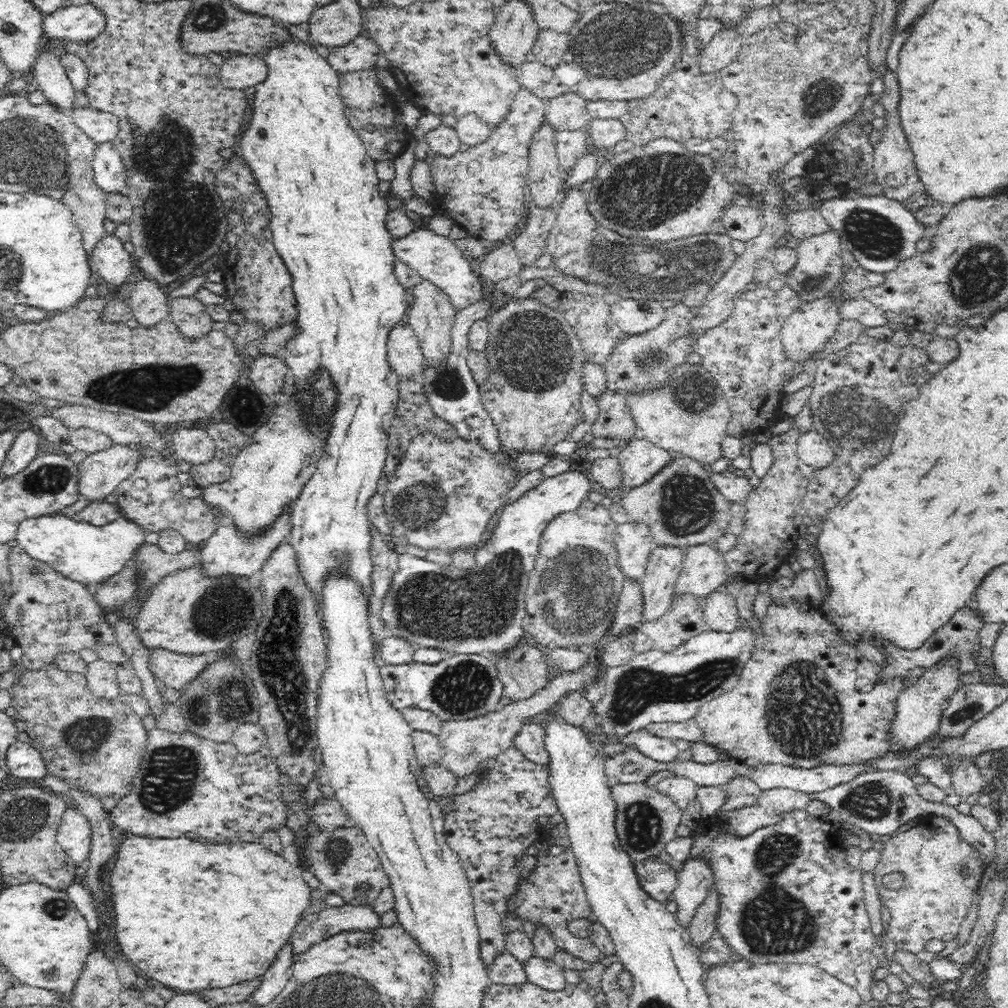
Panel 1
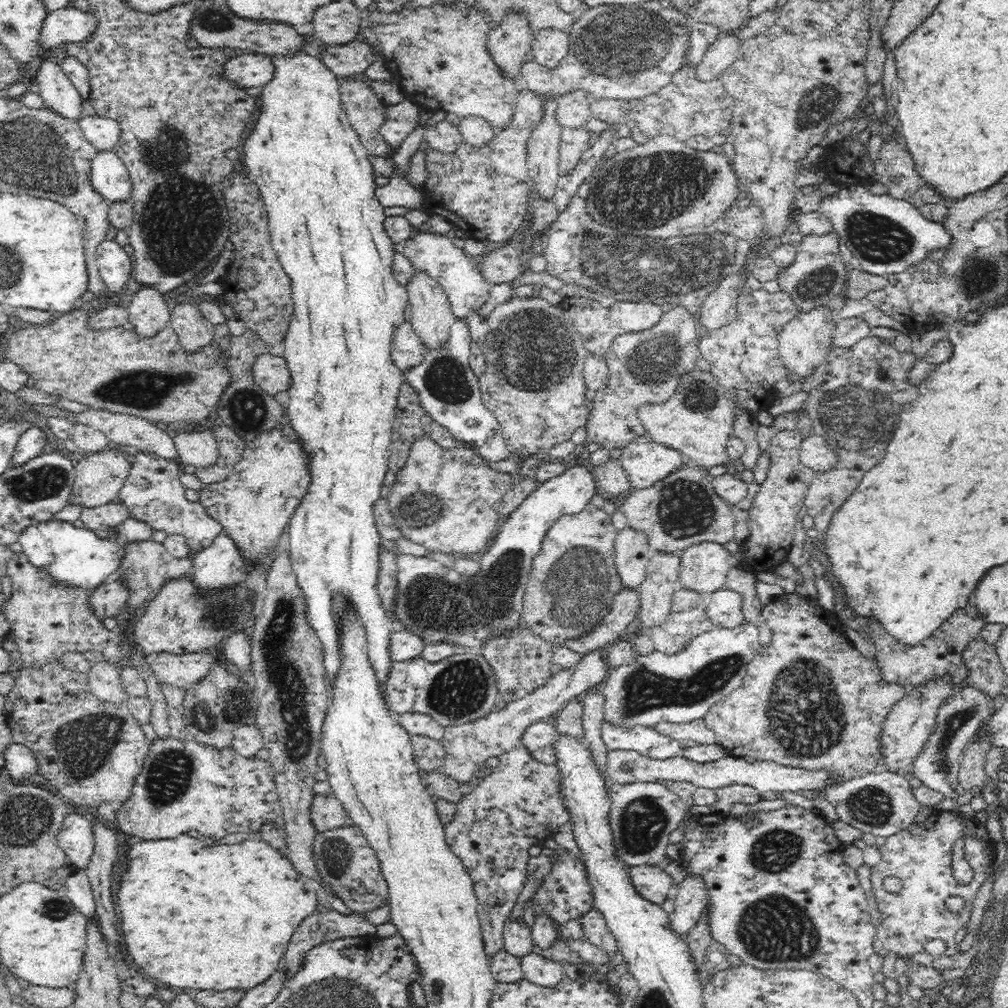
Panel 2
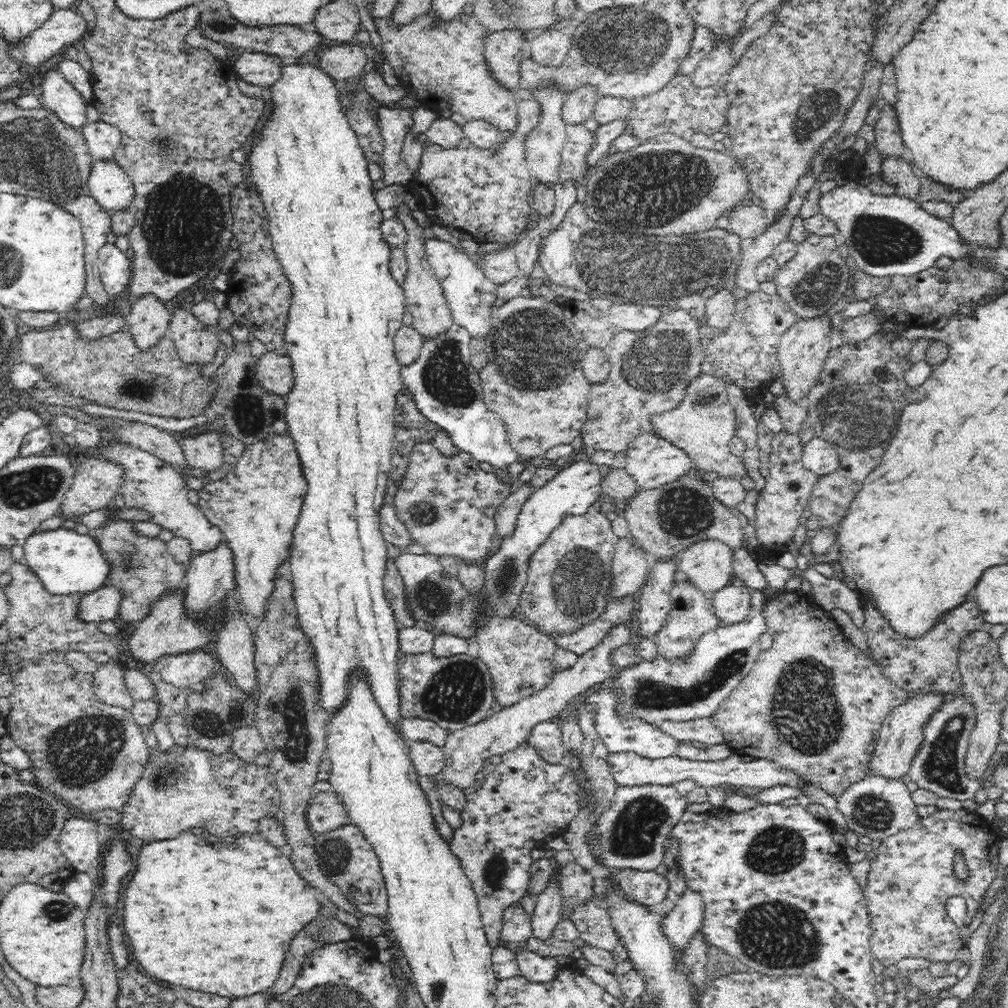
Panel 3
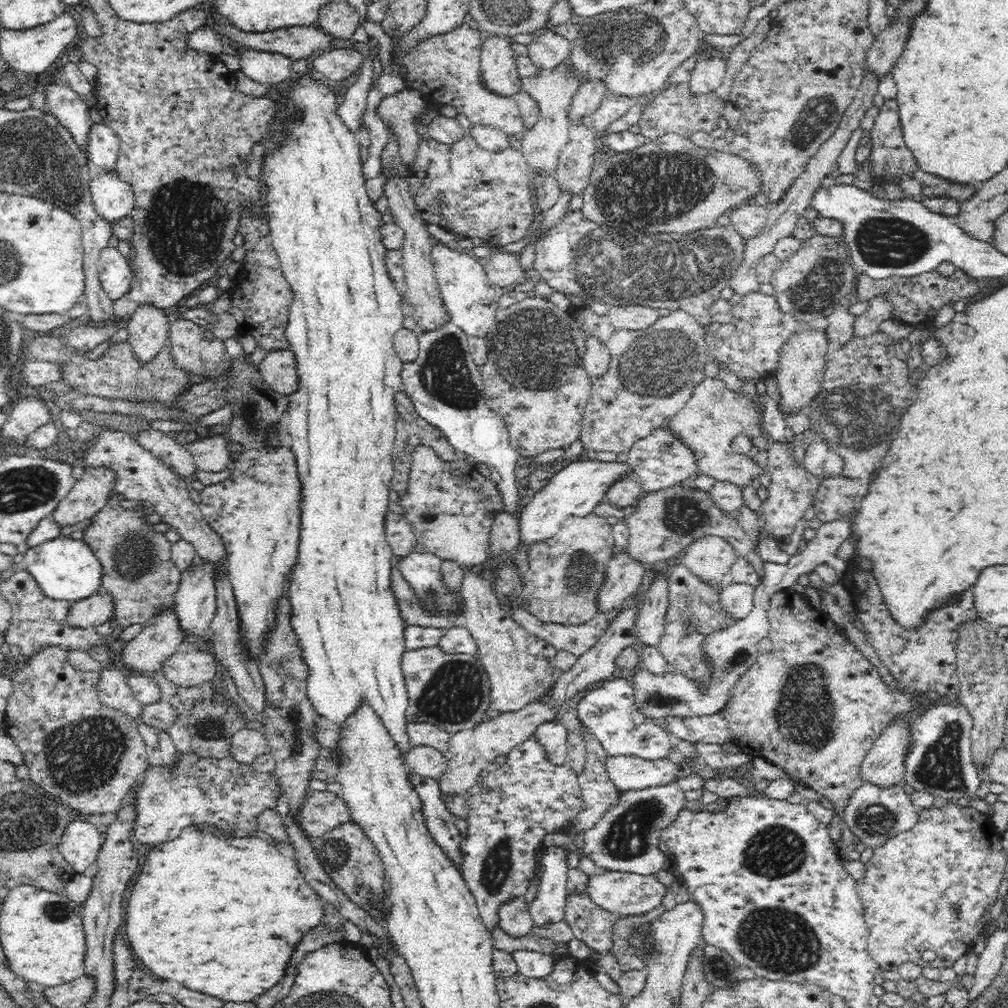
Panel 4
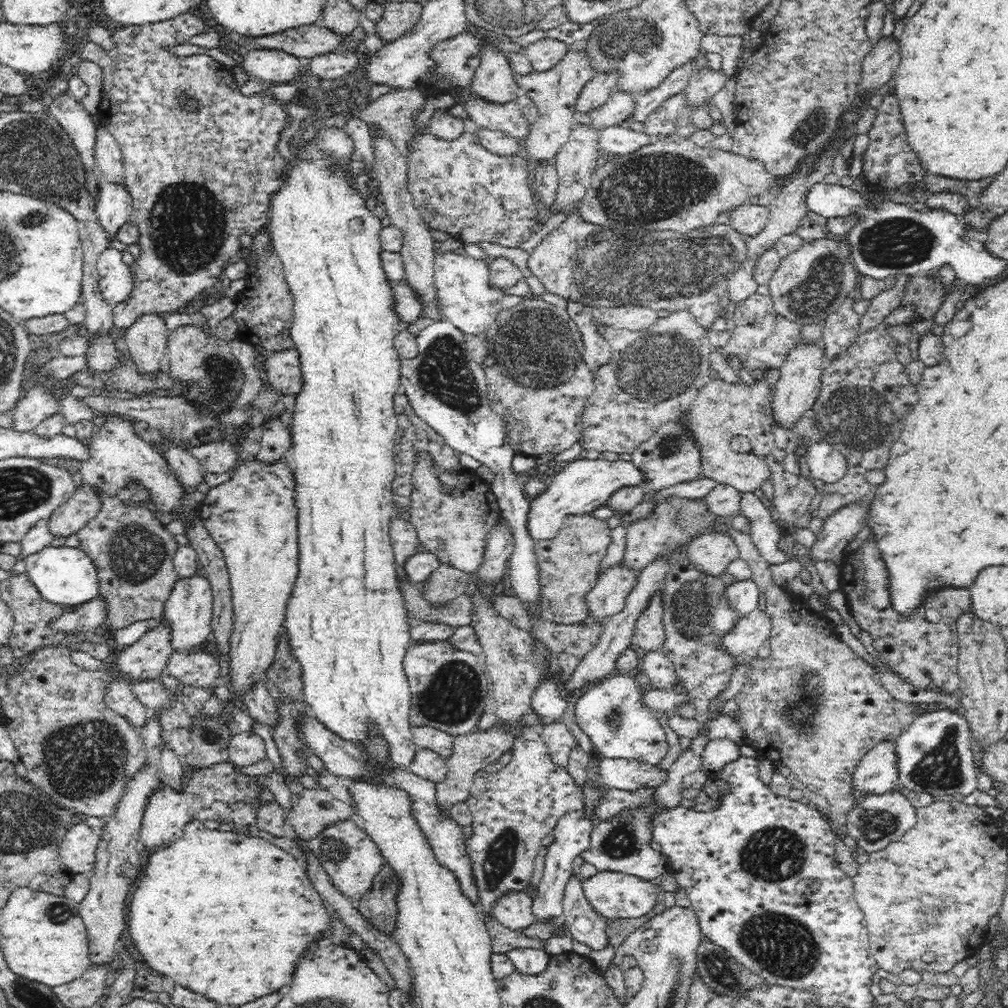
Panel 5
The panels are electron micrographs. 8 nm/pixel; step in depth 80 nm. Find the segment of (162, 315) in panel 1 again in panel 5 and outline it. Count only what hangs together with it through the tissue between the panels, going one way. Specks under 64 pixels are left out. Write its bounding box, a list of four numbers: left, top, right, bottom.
[123,313,168,372]

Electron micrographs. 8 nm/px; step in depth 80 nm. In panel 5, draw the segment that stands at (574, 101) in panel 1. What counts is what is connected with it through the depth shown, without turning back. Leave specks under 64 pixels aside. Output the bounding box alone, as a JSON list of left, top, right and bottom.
[574,73,614,114]

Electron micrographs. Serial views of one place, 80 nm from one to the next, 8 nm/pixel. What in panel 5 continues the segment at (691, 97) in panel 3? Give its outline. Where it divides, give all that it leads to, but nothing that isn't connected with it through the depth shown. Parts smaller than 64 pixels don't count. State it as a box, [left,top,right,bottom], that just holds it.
[642,88,717,139]

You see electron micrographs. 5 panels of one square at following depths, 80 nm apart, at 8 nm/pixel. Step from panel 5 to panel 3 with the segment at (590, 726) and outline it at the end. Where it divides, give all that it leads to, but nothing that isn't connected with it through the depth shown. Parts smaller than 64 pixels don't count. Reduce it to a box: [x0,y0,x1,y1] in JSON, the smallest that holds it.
[588,689,680,759]

